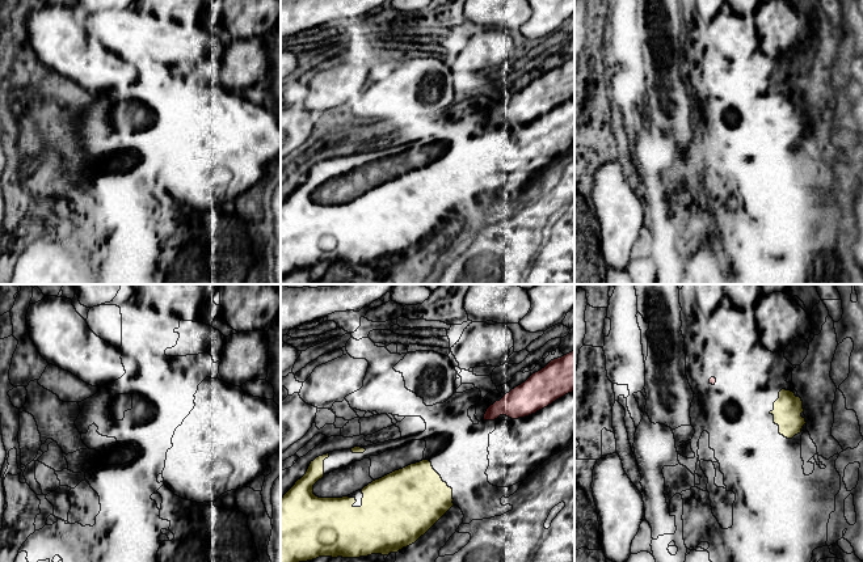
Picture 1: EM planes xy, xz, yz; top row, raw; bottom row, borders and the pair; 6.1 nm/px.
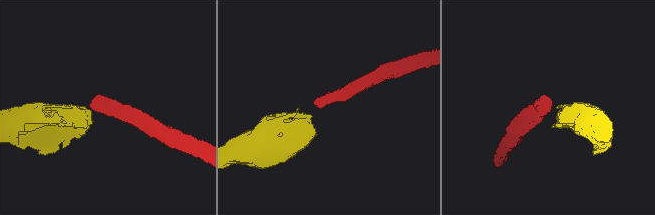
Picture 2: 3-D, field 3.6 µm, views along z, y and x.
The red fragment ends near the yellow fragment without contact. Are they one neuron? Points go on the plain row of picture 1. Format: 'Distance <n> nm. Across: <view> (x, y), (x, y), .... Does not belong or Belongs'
Distance 380 nm. Across: yz (715, 88), (774, 109). Does not belong

